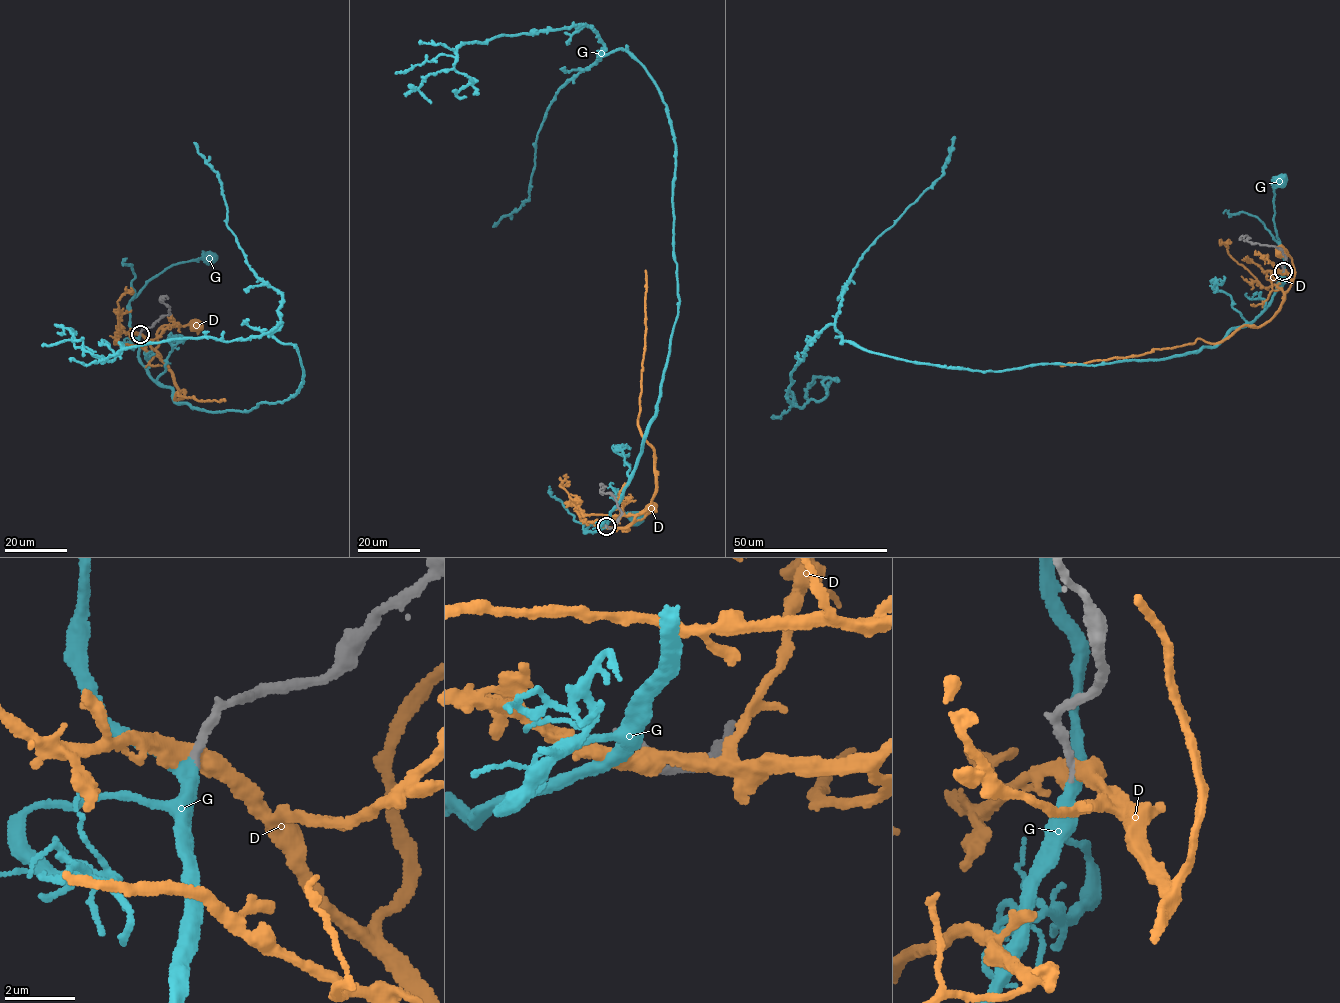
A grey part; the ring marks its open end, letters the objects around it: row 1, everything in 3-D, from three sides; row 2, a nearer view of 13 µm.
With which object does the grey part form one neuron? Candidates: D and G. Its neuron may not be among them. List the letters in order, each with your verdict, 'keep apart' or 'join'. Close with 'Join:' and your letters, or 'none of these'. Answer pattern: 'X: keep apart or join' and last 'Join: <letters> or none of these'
D: keep apart
G: join
Join: G

